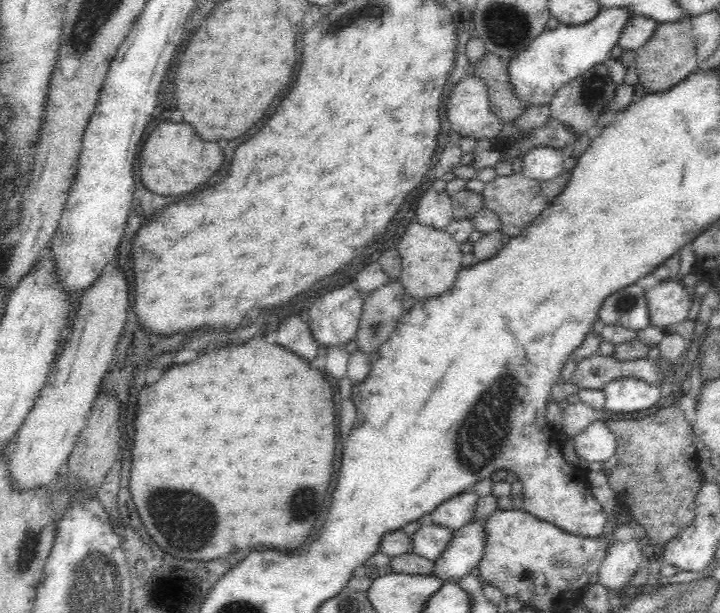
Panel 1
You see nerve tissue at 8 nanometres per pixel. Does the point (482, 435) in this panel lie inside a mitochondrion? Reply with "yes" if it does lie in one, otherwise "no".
yes

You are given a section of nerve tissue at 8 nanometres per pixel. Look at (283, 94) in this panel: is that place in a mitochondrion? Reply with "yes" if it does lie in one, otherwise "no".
no

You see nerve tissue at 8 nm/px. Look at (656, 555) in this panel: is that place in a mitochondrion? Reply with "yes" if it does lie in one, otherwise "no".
no

